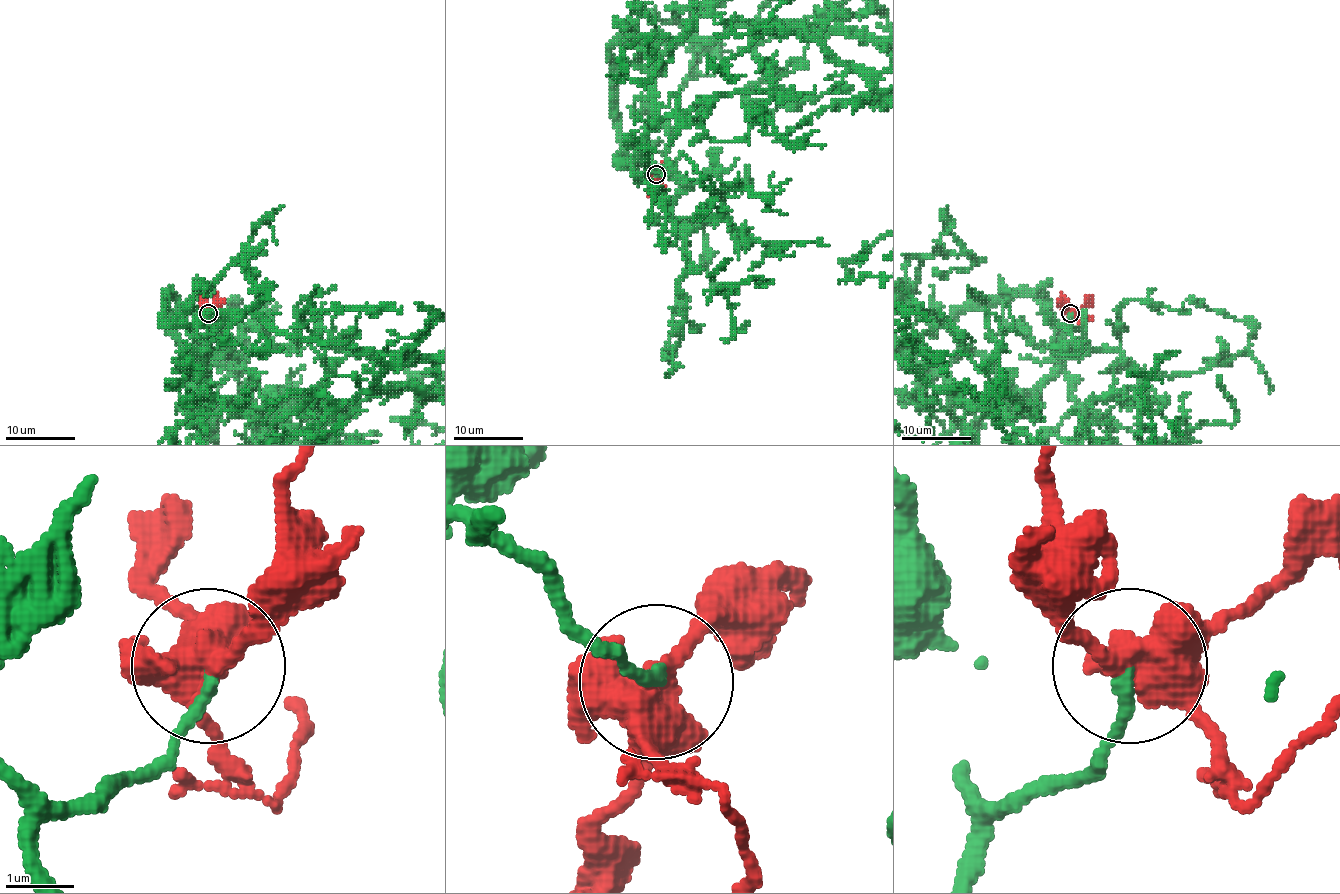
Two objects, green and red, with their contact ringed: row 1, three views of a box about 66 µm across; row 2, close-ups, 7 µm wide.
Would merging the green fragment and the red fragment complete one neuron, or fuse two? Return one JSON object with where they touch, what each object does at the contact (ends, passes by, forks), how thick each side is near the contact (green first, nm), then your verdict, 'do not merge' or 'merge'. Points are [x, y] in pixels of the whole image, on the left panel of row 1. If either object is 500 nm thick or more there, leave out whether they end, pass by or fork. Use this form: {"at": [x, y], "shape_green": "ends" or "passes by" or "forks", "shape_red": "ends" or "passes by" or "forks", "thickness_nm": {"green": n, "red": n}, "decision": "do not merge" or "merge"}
{"at": [208, 313], "thickness_nm": {"green": 170, "red": 500}, "decision": "merge"}

